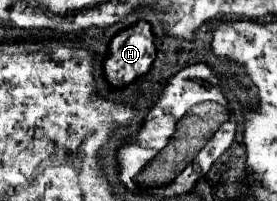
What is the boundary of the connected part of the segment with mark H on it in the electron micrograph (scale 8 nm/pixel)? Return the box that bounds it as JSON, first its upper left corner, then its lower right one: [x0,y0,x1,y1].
[104,21,156,87]

